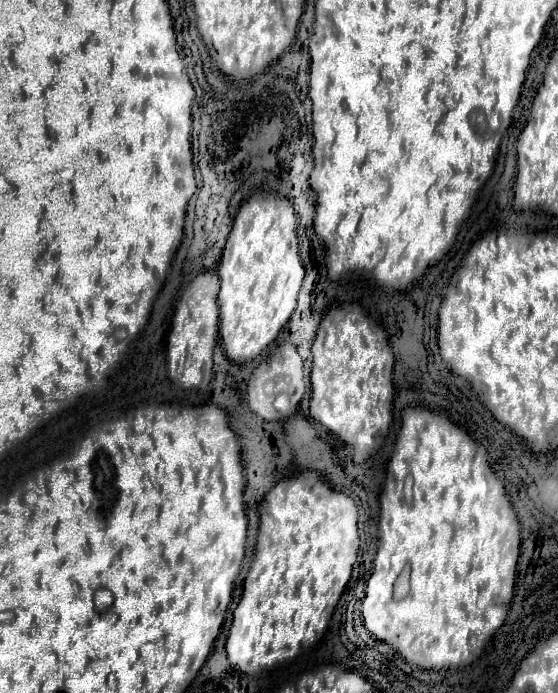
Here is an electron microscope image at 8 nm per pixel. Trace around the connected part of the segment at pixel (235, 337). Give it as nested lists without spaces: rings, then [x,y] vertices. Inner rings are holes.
[[[257,192],[242,201],[220,257],[220,337],[234,361],[254,359],[288,323],[304,279],[296,235],[298,219],[288,199]]]

